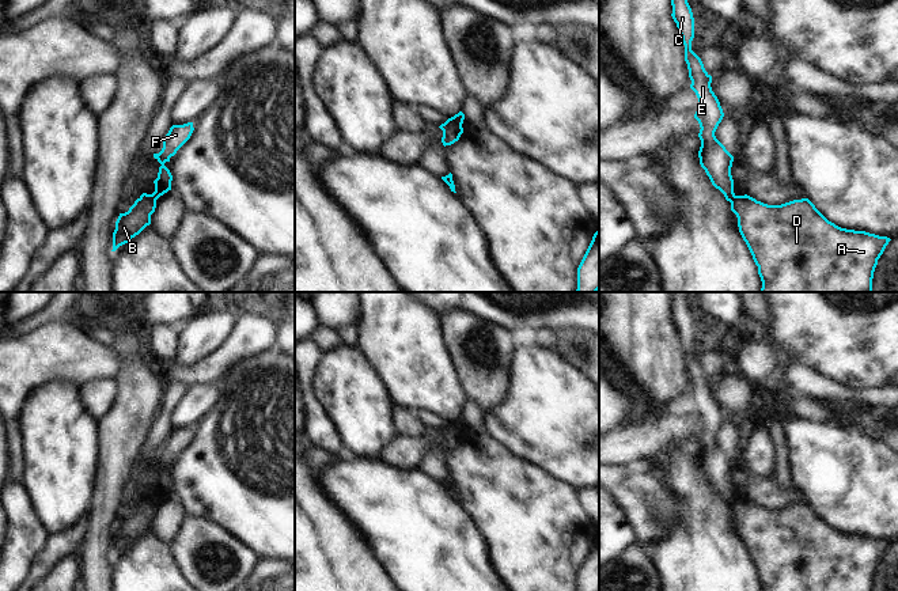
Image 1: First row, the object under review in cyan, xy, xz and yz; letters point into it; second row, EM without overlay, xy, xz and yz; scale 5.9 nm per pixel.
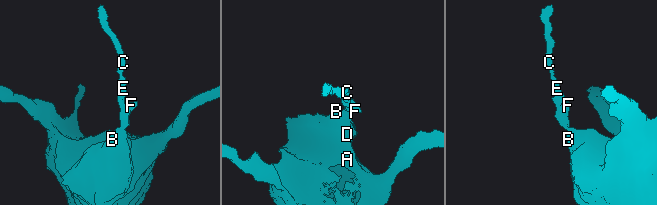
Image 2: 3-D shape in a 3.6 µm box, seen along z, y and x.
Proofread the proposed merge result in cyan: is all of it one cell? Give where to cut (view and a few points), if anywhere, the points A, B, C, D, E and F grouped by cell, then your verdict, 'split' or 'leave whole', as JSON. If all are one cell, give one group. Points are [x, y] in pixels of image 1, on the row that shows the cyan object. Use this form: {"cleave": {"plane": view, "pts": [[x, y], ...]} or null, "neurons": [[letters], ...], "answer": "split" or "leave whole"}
{"cleave": {"plane": "xz", "pts": [[450, 118], [461, 127]]}, "neurons": [["A", "B", "D"], ["C", "E", "F"]], "answer": "split"}

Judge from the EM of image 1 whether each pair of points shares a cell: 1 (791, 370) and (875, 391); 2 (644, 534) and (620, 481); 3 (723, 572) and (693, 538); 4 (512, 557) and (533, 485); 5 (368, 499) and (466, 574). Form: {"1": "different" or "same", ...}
{"1": "same", "2": "same", "3": "same", "4": "same", "5": "same"}

